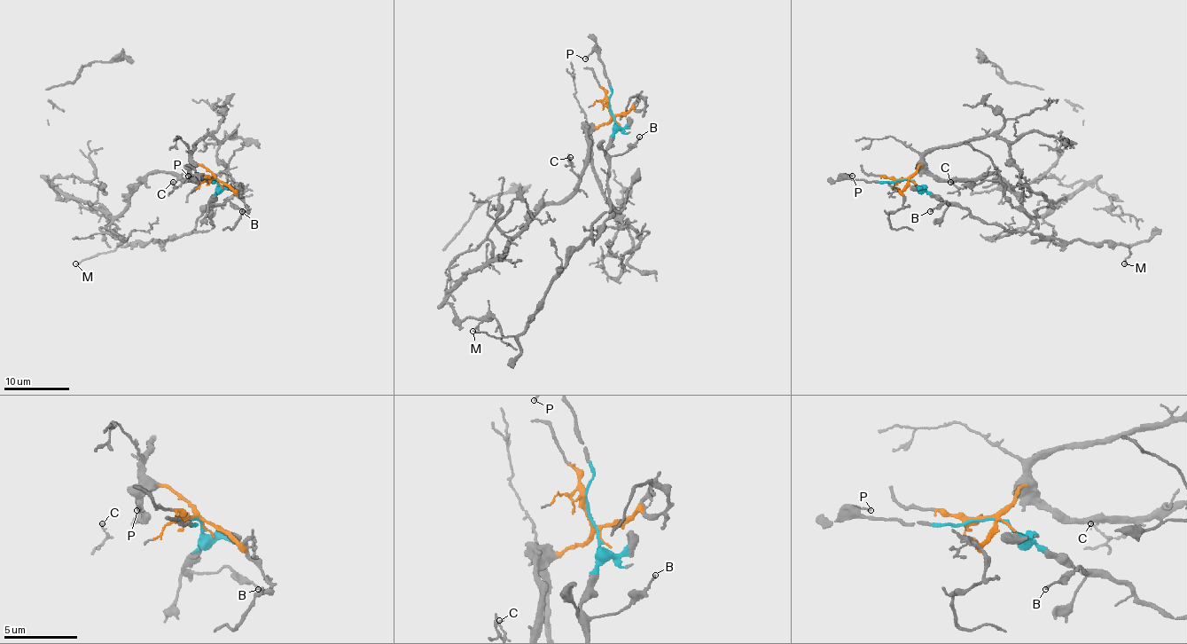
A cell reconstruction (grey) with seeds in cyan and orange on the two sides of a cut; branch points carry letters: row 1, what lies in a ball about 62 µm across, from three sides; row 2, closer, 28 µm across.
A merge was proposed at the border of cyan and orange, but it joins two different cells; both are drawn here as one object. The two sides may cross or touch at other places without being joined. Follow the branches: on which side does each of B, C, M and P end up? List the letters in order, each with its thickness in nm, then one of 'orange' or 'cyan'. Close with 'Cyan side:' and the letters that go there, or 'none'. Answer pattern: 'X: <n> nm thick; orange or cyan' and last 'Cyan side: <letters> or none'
B: 110 nm thick; cyan
C: 110 nm thick; orange
M: 170 nm thick; cyan
P: 110 nm thick; cyan
Cyan side: B, M, P

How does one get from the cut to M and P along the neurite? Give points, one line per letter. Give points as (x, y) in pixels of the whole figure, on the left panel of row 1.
M: (214, 179), (216, 192), (210, 202), (210, 222), (213, 227), (174, 237), (166, 242), (126, 243), (75, 263)
P: (214, 179), (212, 181), (199, 175), (189, 176)

